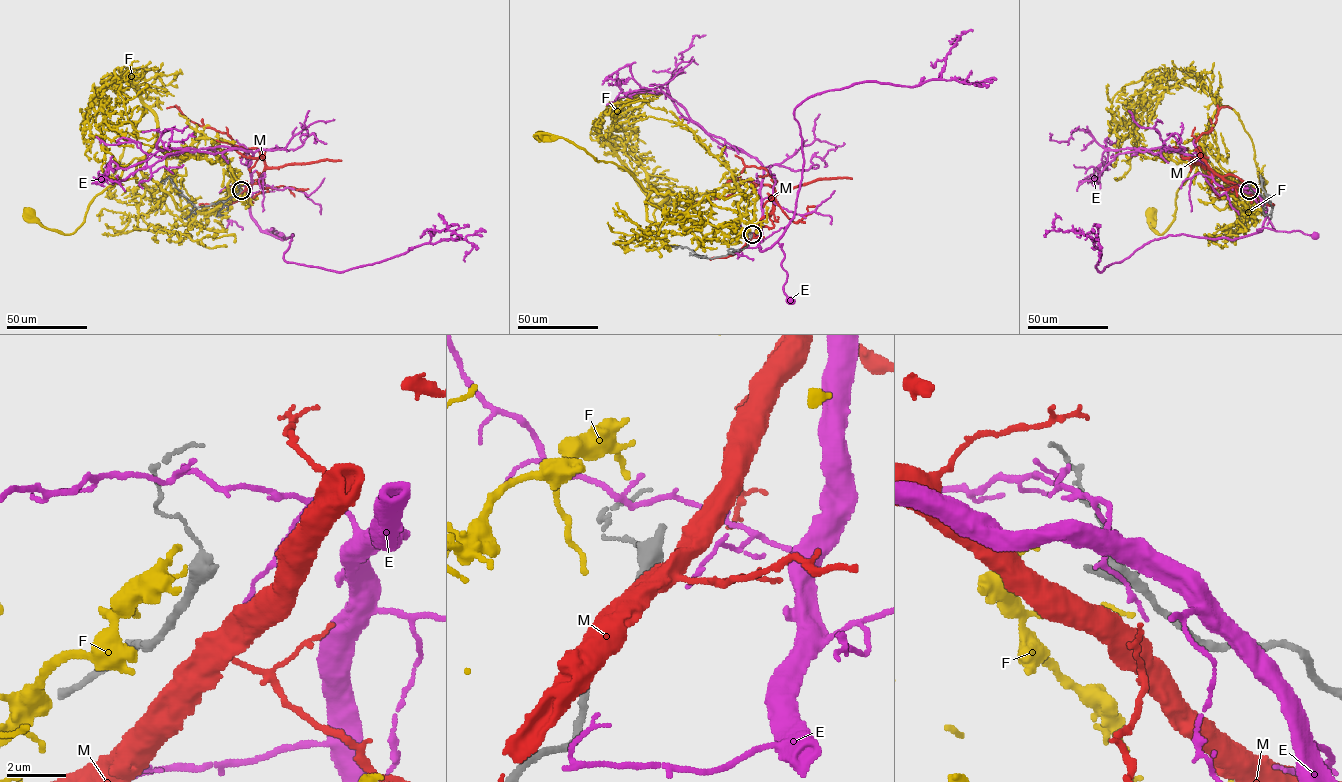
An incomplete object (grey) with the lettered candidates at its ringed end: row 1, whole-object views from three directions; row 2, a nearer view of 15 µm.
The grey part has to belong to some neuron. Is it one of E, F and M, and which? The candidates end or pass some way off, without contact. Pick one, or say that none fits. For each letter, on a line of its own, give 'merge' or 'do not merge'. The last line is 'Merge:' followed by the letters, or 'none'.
E: do not merge
F: do not merge
M: do not merge
Merge: none

